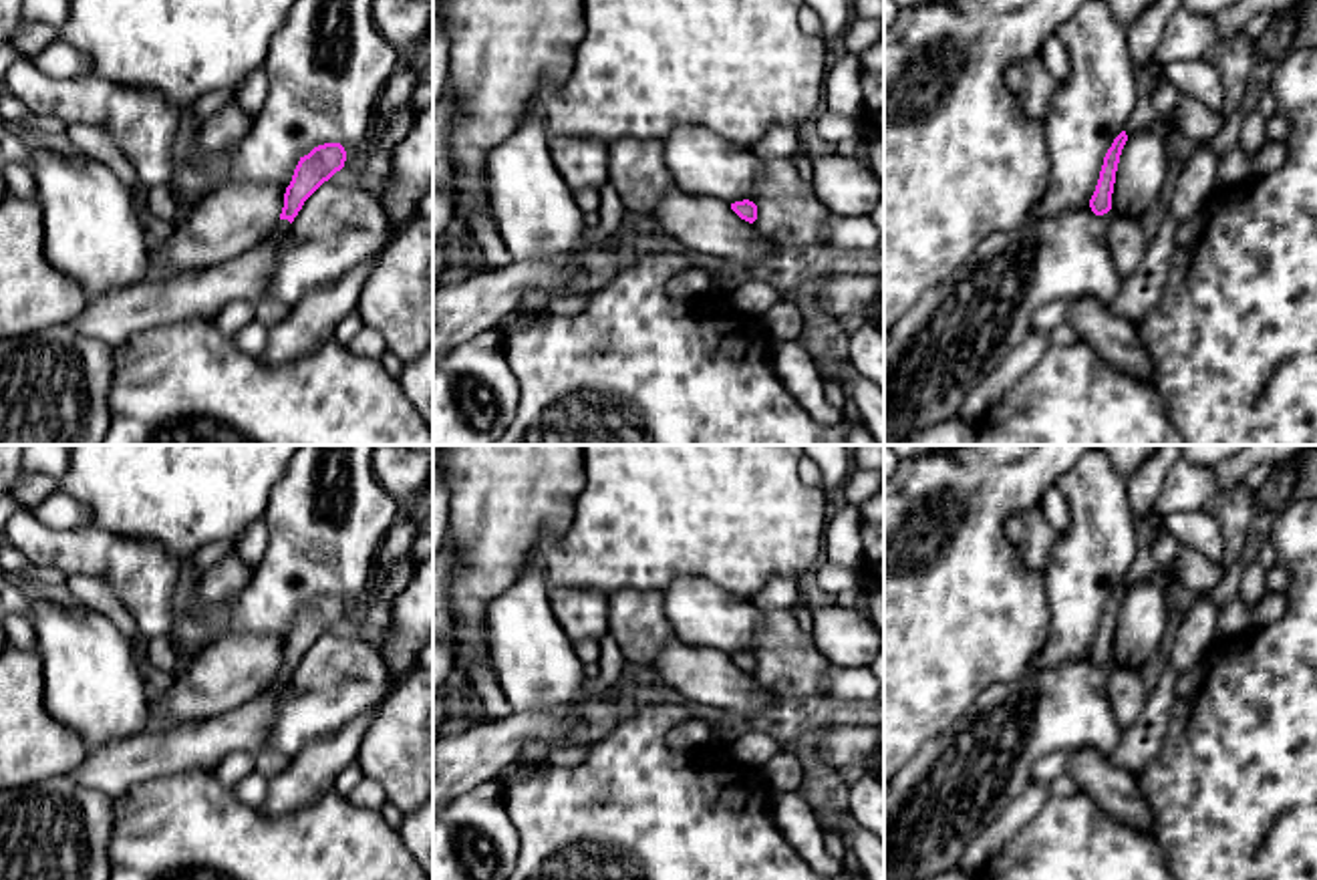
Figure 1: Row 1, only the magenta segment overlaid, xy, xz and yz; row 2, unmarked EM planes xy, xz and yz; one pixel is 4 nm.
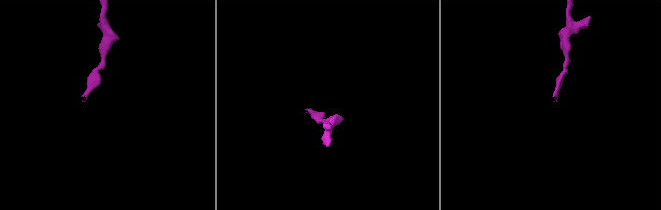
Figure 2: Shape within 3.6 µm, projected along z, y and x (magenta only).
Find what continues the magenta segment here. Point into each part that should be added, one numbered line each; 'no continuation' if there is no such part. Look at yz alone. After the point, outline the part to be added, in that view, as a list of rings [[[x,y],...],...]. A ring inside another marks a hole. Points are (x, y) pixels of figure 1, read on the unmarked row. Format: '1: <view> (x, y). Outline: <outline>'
no continuation

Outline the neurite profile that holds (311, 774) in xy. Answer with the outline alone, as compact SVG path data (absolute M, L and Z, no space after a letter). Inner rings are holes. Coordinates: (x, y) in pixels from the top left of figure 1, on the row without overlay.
M377 713L360 715L334 735L304 745L288 767L268 781L268 795L260 810L266 816L284 816L332 791L338 773L356 759L375 717Z

